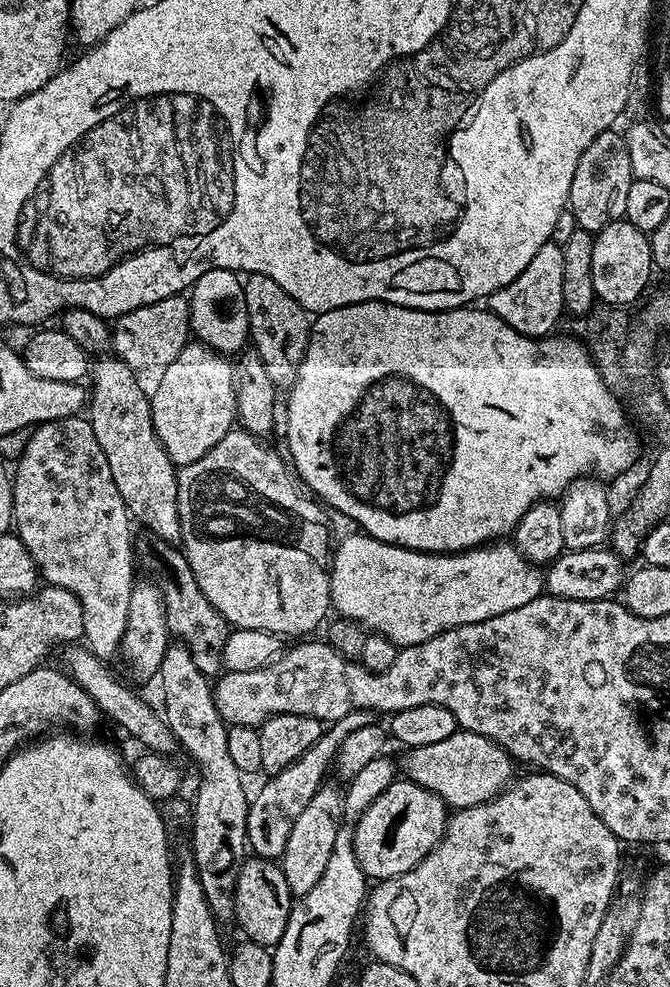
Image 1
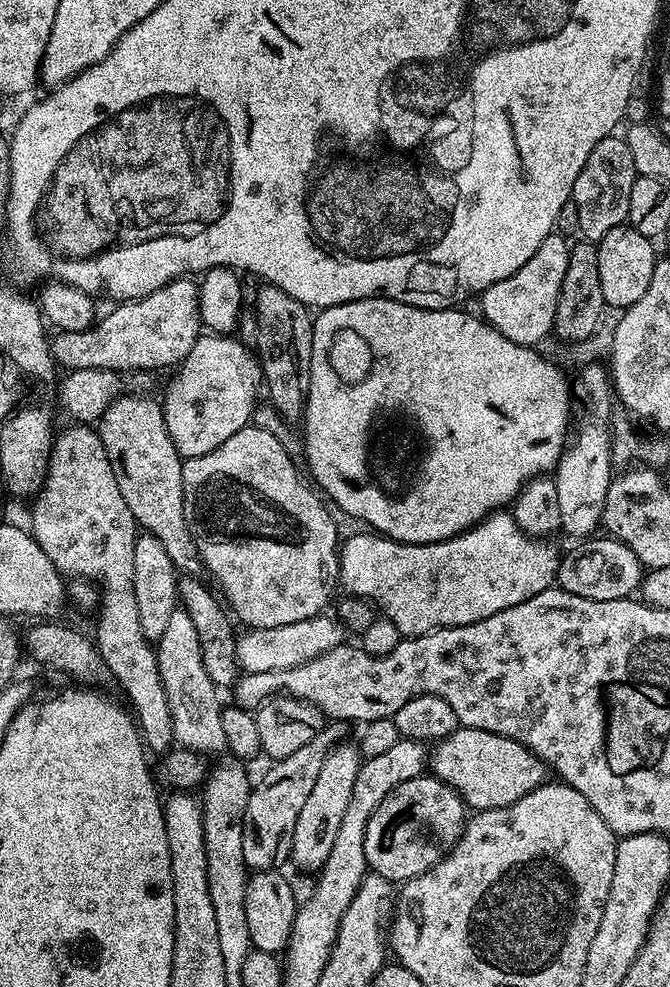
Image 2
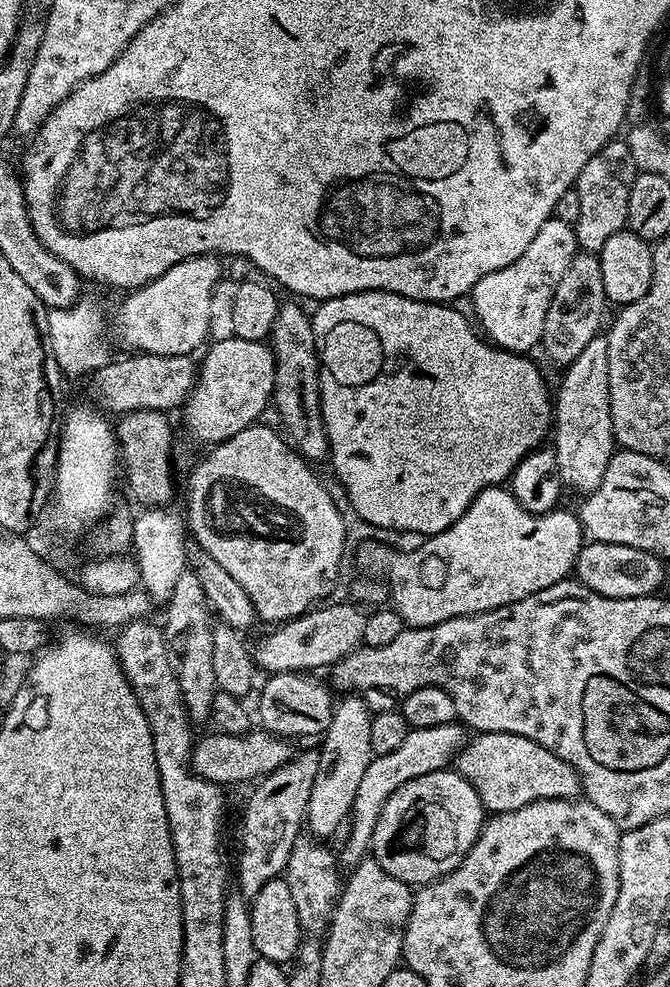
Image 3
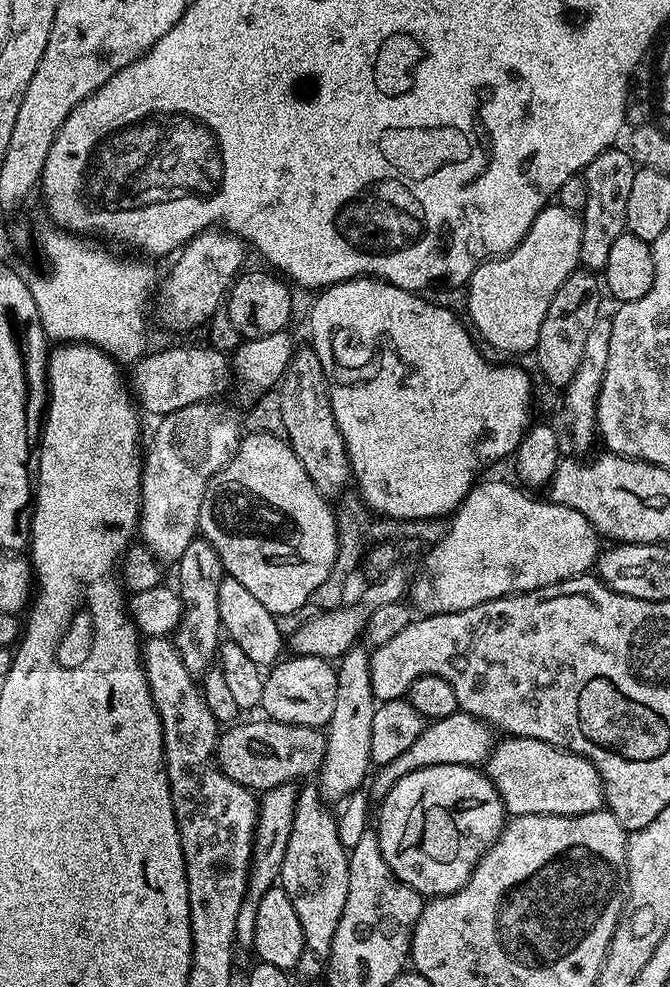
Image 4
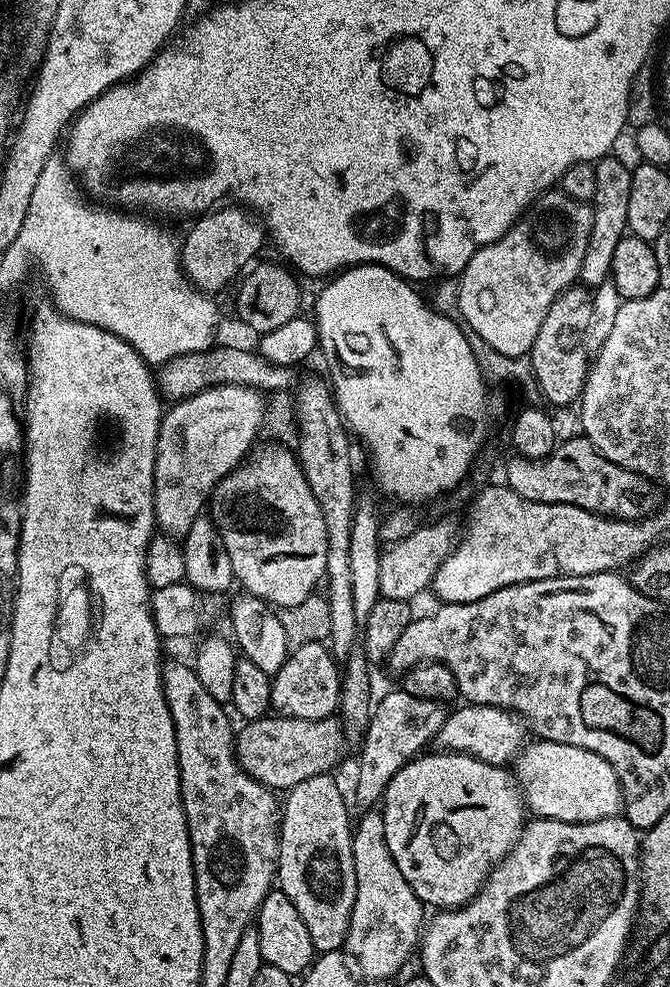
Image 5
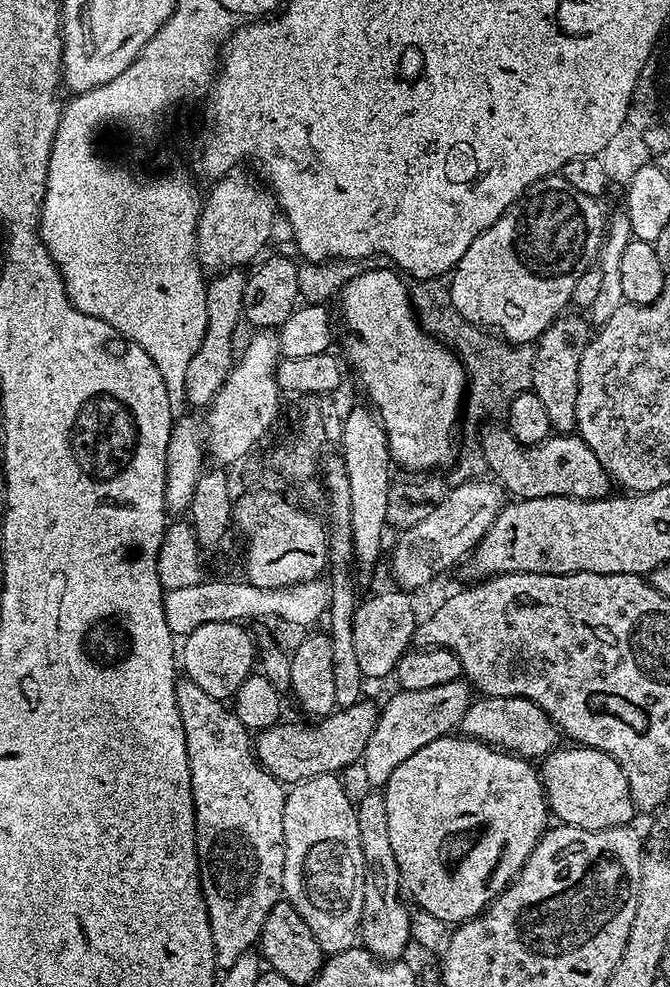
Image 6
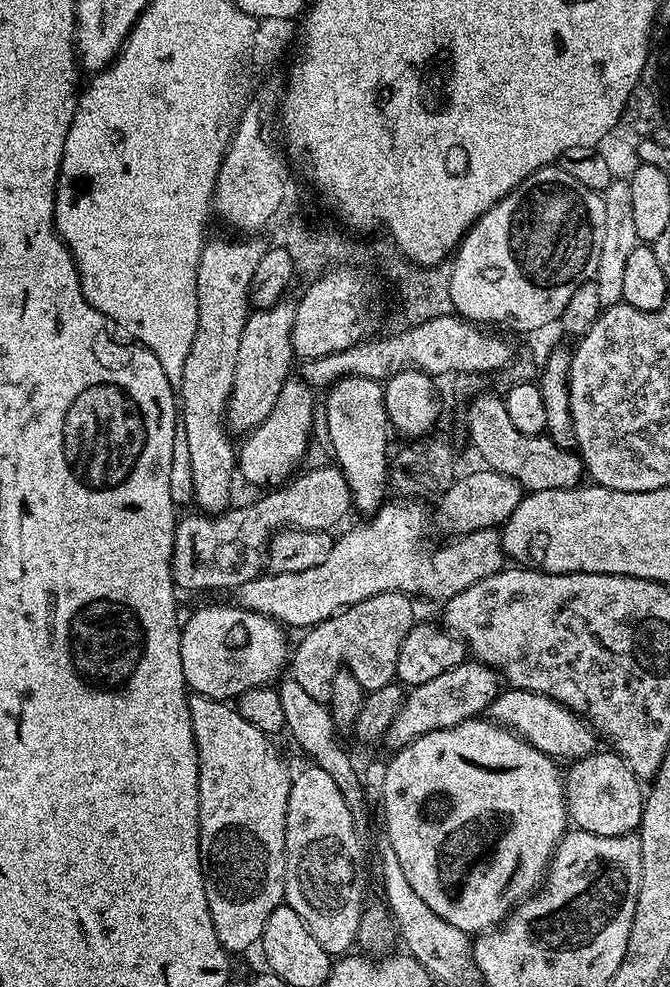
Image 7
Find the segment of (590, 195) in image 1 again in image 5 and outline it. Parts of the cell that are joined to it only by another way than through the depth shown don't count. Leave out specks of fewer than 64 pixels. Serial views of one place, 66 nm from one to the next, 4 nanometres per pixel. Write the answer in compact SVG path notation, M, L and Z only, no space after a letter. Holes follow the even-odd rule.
M612 154L597 160L594 164L594 198L592 206L592 229L590 242L586 242L586 258L582 258L579 283L589 290L595 290L600 284L610 280L612 275L612 259L618 242L628 232L626 210L630 207L630 182L632 169L627 168Z

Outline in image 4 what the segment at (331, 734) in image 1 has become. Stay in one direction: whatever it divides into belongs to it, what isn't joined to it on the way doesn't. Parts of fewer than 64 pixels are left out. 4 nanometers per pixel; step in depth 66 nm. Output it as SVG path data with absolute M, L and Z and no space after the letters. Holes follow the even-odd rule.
M286 783L266 789L258 800L256 809L256 836L252 839L252 866L248 874L248 892L236 919L236 942L242 949L252 948L254 921L258 918L258 902L266 890L280 879L282 858L286 854L286 842L290 842L290 830L294 826L294 810L298 788L295 783Z

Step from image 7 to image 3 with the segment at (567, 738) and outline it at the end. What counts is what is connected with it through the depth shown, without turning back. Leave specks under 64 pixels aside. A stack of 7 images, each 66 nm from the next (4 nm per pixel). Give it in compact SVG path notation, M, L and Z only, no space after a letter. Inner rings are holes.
M453 722L446 726L428 726L426 728L408 728L402 742L389 753L373 755L362 782L355 791L350 823L347 825L348 837L344 840L344 849L338 852L341 865L355 866L369 855L372 847L372 831L378 822L378 814L382 814L382 806L406 782L418 778L422 774L443 772L455 761L455 758L466 743L465 725Z

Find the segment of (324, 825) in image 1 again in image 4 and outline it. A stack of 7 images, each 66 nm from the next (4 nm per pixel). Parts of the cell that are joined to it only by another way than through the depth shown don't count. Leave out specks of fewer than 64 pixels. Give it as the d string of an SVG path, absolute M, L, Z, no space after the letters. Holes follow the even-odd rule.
M358 642L339 659L338 674L334 676L334 687L330 702L331 720L326 726L326 748L323 762L318 771L318 787L325 801L343 801L349 794L355 793L364 780L368 768L372 766L370 758L370 739L372 719L378 701L373 694L370 682L369 649Z

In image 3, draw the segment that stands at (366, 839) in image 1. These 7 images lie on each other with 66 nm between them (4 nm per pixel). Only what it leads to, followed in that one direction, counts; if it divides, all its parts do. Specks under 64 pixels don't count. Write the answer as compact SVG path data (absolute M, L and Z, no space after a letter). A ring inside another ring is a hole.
M455 770L422 774L394 790L372 831L371 859L409 886L423 886L450 874L466 858L484 828L486 809L478 790Z

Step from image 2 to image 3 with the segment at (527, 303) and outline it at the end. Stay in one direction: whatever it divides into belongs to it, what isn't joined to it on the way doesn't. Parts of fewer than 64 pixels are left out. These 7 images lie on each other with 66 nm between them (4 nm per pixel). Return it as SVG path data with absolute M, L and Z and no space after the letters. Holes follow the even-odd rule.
M555 218L547 220L542 230L534 234L534 242L526 246L522 258L502 266L502 270L494 270L494 274L486 274L472 287L475 319L478 324L480 320L483 335L495 347L528 354L541 343L551 299L577 251L575 227Z

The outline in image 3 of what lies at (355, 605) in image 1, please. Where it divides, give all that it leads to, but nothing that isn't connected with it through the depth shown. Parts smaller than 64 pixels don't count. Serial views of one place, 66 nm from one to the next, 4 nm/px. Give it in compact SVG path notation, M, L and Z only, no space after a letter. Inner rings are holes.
M493 486L483 488L474 498L474 502L466 510L466 514L462 514L460 520L455 520L446 530L442 530L438 534L429 536L419 541L420 548L412 548L409 552L399 552L396 548L387 548L384 544L368 544L360 552L360 564L365 568L363 570L369 577L379 578L385 581L388 586L388 595L390 597L391 607L404 620L408 626L423 626L425 624L437 624L438 622L446 622L450 618L458 618L459 616L473 616L479 612L489 612L495 608L509 605L511 602L521 601L522 598L528 598L531 594L536 594L540 590L546 589L548 586L556 585L560 580L565 580L569 574L575 569L576 558L584 545L583 528L580 524L579 517L572 511L566 512L563 508L557 508L553 512L546 515L530 514L521 504L515 500L512 492L504 486Z

